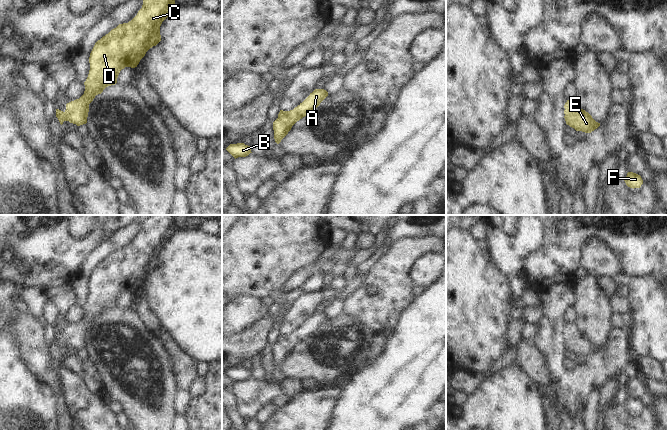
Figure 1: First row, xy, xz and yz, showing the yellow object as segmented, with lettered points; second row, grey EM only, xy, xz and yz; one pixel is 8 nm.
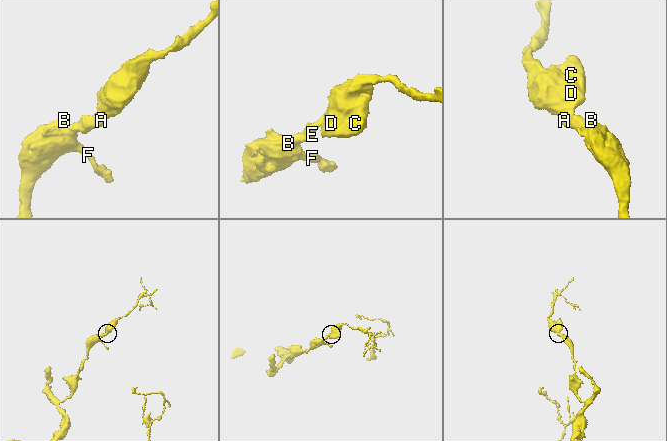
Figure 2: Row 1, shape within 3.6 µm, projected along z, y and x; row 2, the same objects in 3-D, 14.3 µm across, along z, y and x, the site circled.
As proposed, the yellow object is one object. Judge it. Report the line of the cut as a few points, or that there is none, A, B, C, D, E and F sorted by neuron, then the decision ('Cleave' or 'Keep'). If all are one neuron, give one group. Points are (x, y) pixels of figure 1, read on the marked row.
No split. Groups: A B C D E F. Keep

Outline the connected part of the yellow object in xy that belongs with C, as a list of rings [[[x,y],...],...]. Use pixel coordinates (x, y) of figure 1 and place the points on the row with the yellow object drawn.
[[[143,0],[142,8],[131,21],[119,24],[95,43],[89,57],[90,70],[84,82],[84,94],[67,103],[64,112],[56,109],[56,117],[61,125],[64,121],[77,126],[87,123],[89,104],[95,96],[101,94],[106,87],[115,85],[122,69],[137,67],[146,52],[161,41],[160,26],[175,8],[175,0]]]

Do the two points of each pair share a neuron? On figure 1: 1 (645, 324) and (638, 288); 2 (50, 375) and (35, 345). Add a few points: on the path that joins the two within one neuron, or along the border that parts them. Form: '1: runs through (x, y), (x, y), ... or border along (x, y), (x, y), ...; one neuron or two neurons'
1: runs through (645, 315), (645, 297); one neuron
2: runs through (47, 368), (41, 362), (37, 352); one neuron

